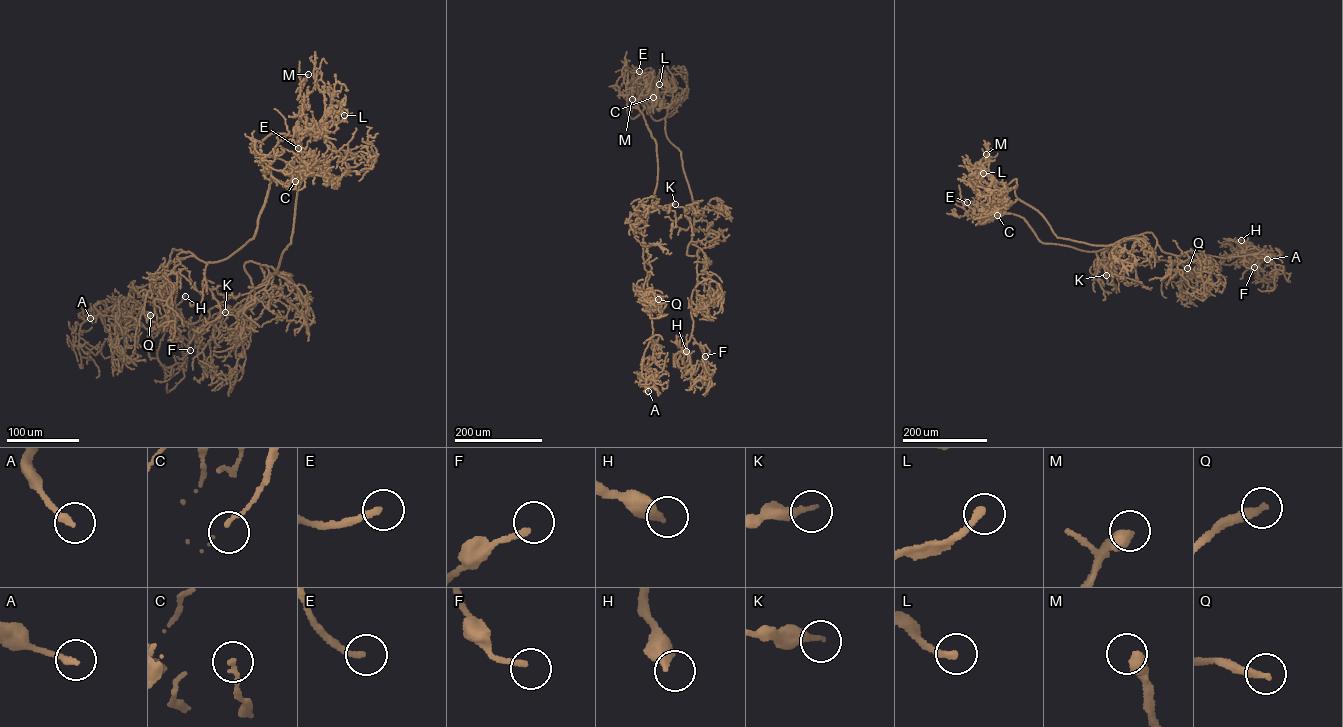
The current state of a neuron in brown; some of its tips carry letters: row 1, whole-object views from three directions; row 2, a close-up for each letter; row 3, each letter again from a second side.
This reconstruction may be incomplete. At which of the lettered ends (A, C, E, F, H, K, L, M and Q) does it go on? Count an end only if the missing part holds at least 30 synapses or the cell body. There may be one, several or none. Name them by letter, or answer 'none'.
E, Q

